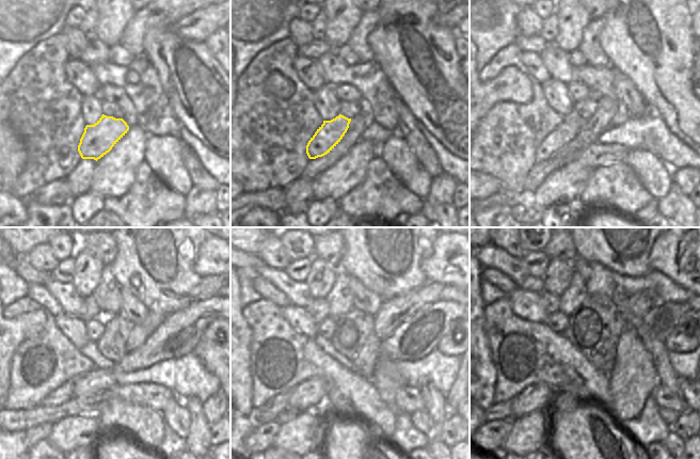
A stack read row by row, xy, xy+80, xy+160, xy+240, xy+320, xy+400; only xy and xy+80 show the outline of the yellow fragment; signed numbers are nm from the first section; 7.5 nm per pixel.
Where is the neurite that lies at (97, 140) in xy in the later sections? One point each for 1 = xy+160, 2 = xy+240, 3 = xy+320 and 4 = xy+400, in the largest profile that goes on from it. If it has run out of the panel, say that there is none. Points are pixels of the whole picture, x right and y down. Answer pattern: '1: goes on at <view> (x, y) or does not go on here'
1: goes on at xy+160 (559, 138)
2: goes on at xy+240 (64, 393)
3: goes on at xy+320 (270, 411)
4: goes on at xy+400 (503, 411)

